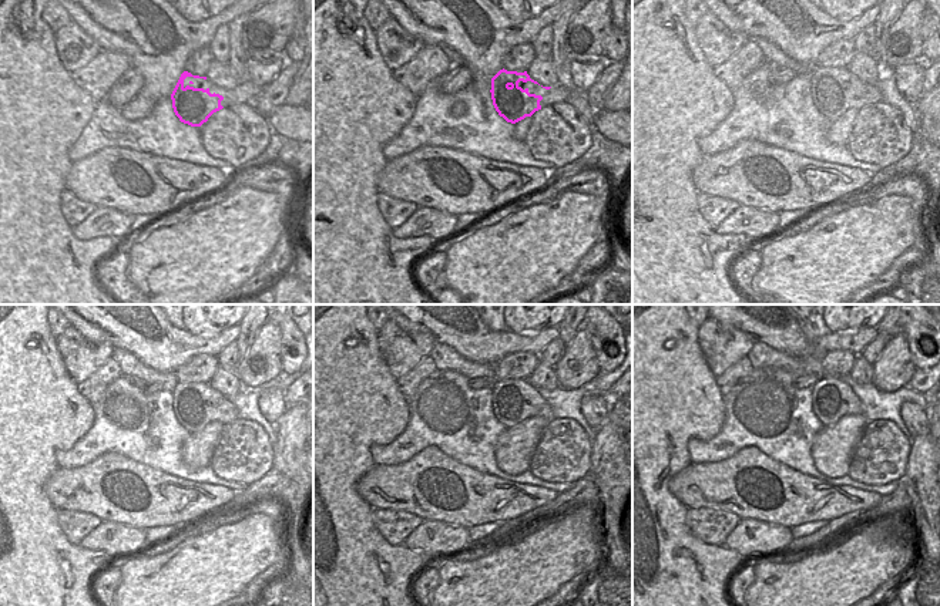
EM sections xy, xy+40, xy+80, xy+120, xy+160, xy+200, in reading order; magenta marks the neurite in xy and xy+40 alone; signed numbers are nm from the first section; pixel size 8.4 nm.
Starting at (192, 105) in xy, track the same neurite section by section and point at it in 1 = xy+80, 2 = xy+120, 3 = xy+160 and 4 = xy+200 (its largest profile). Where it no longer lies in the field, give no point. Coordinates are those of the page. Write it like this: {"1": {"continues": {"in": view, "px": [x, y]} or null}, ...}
{"1": {"continues": {"in": "xy+80", "px": [832, 101]}}, "2": {"continues": {"in": "xy+120", "px": [188, 399]}}, "3": {"continues": {"in": "xy+160", "px": [510, 399]}}, "4": {"continues": {"in": "xy+200", "px": [831, 396]}}}

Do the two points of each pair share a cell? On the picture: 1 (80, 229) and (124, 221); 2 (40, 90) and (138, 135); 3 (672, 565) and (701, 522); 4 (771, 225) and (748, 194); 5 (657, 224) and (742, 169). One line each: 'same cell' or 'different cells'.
1: same cell
2: different cells
3: different cells
4: different cells
5: different cells

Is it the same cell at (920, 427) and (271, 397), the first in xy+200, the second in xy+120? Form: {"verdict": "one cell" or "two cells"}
{"verdict": "one cell"}

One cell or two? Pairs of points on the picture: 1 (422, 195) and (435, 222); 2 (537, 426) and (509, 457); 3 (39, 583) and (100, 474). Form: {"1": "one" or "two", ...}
{"1": "two", "2": "one", "3": "two"}

